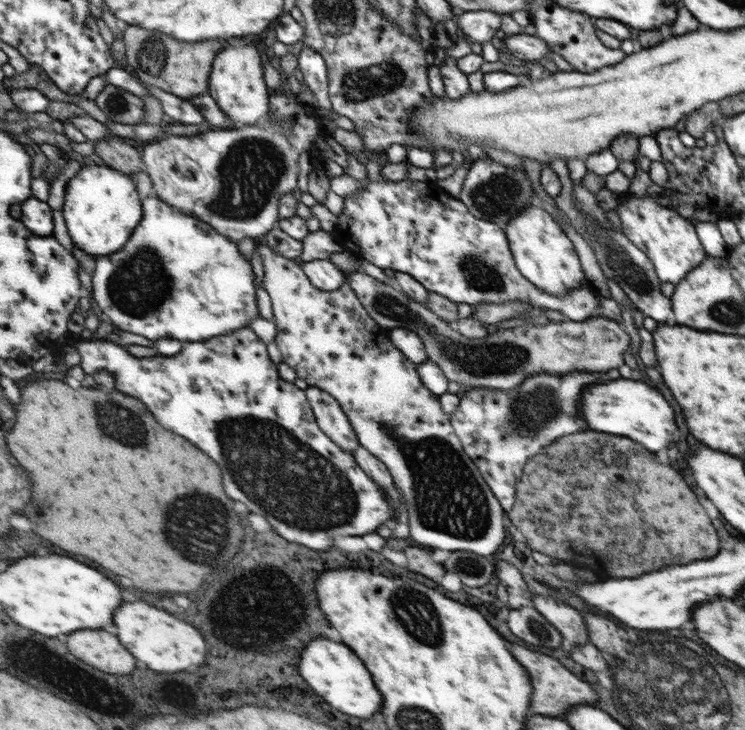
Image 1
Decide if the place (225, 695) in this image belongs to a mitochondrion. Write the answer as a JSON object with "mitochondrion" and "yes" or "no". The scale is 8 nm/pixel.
{"mitochondrion":"no"}

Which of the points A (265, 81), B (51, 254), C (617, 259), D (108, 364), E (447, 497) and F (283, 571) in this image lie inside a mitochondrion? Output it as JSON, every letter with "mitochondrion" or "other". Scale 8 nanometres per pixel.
{"A":"other","B":"other","C":"mitochondrion","D":"other","E":"mitochondrion","F":"other"}

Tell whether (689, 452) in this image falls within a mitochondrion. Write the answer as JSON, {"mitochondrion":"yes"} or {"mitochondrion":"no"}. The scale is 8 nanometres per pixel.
{"mitochondrion":"no"}

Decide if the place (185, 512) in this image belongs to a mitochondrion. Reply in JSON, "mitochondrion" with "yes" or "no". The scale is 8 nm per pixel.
{"mitochondrion":"yes"}

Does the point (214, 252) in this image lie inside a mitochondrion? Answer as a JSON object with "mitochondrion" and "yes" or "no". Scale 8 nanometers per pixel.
{"mitochondrion":"no"}

